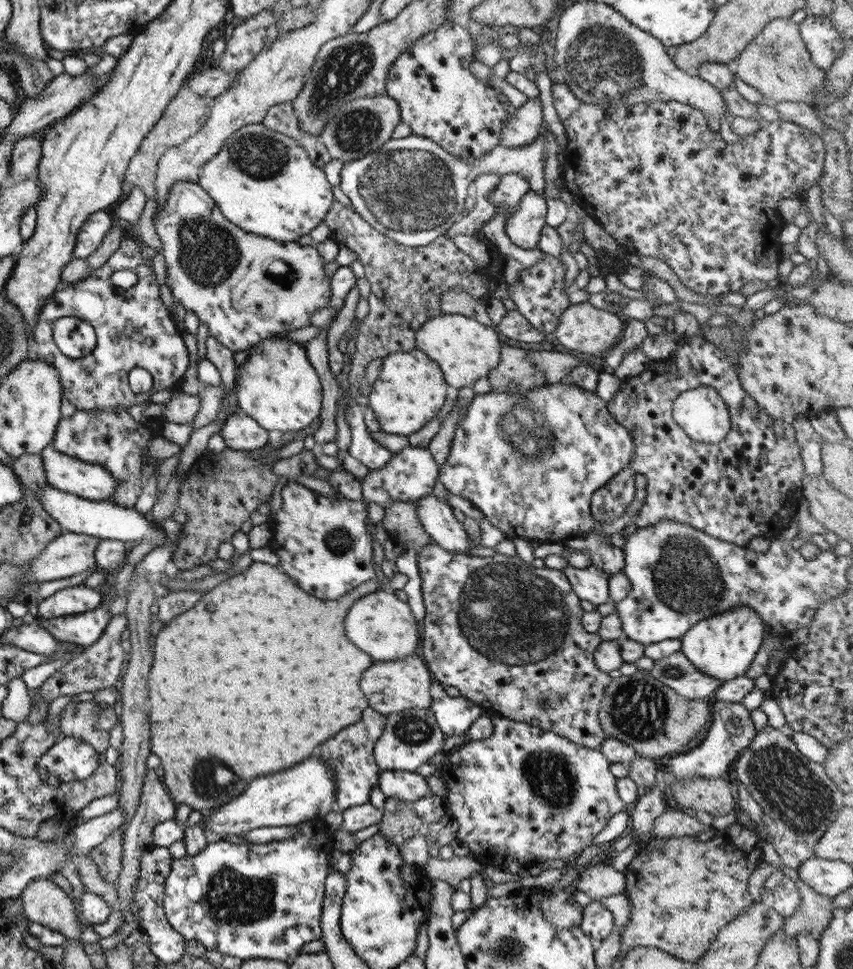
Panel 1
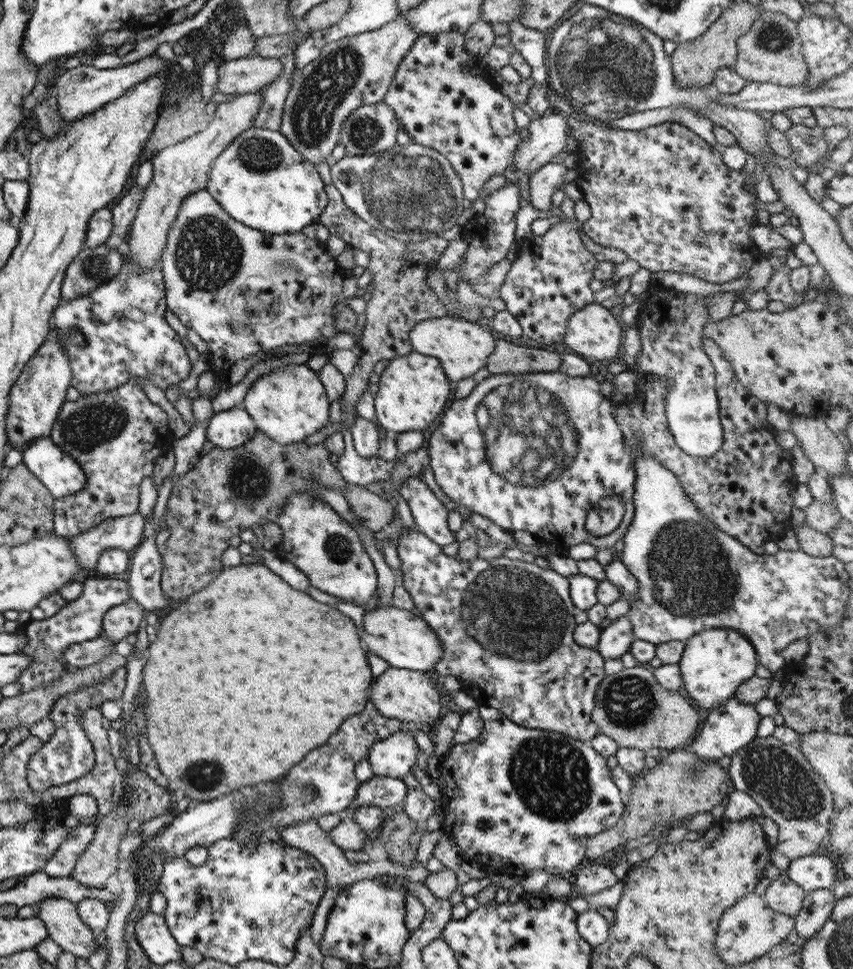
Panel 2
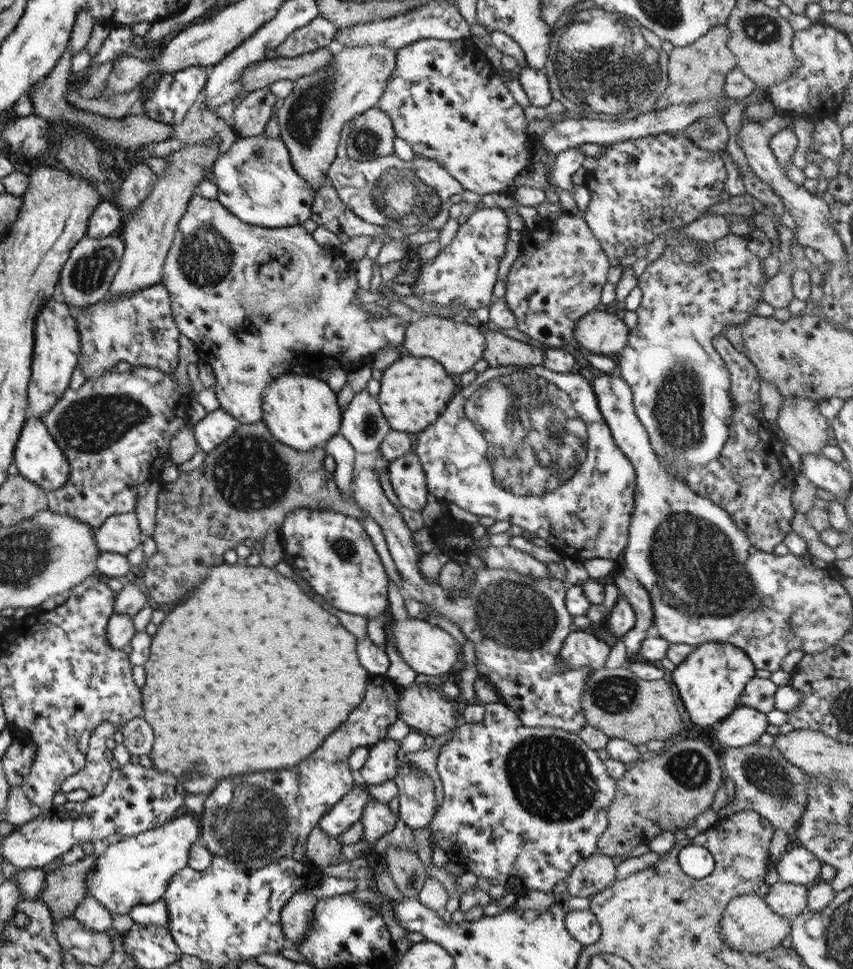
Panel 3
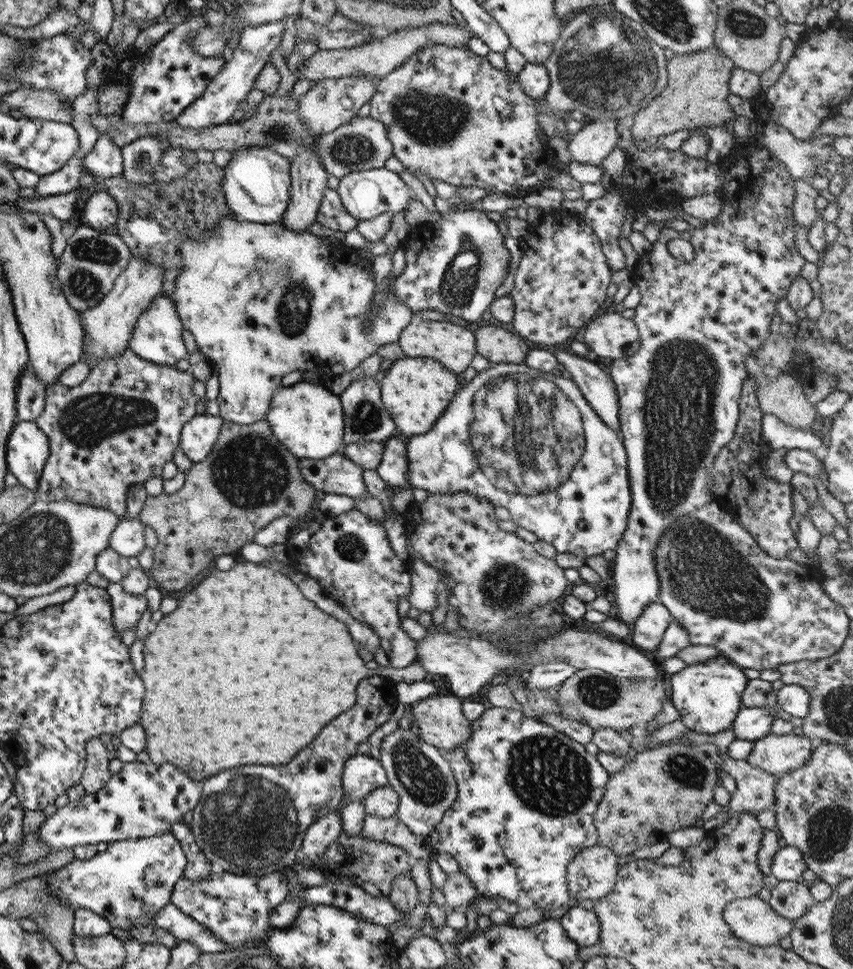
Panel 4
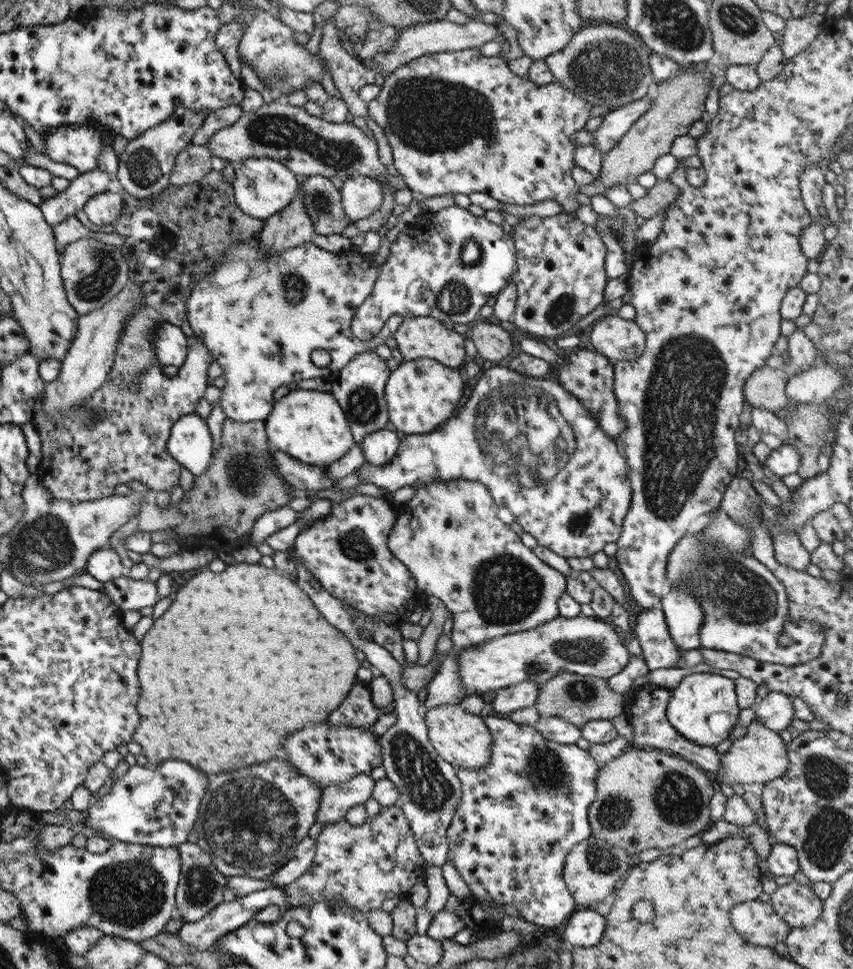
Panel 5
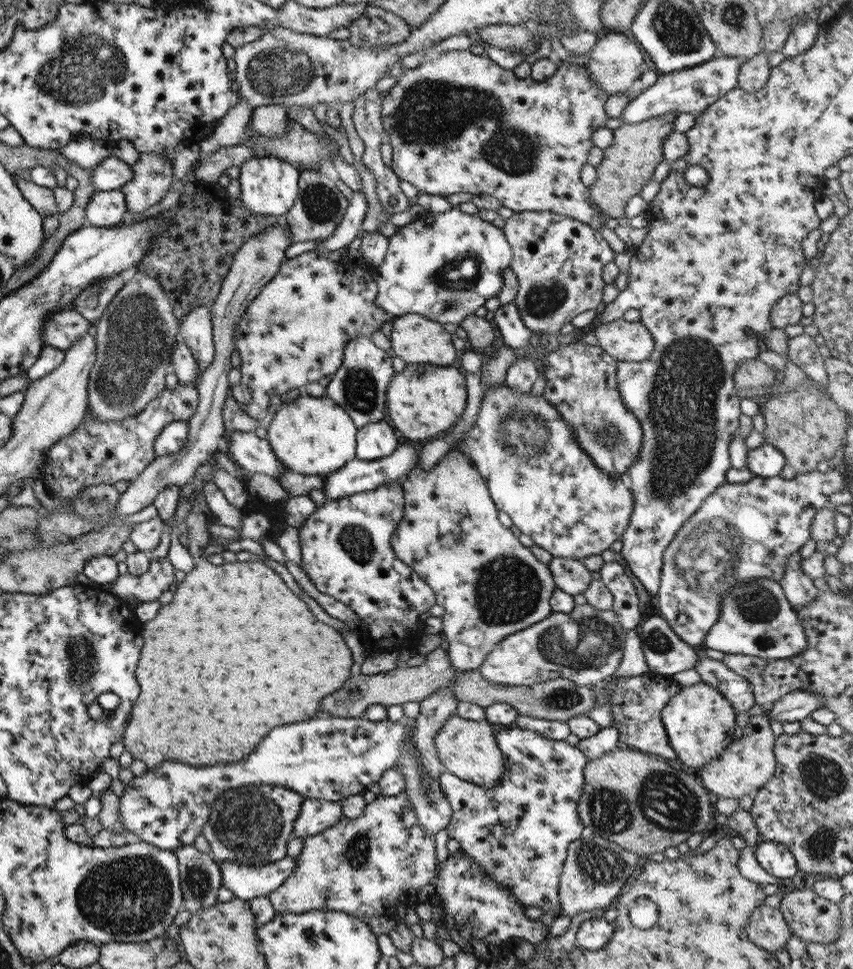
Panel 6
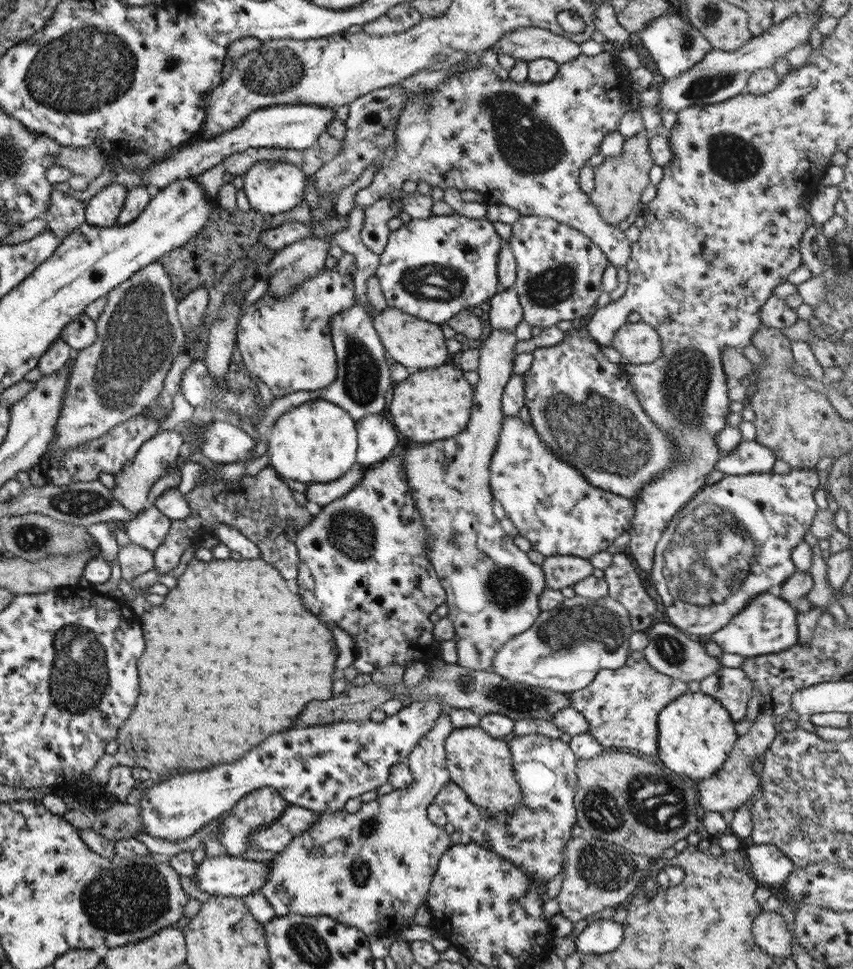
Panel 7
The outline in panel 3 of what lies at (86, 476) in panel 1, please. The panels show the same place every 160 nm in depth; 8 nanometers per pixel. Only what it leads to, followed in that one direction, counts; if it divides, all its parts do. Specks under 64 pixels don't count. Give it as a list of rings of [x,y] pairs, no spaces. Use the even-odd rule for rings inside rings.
[[[40,420],[24,421],[15,443],[12,462],[15,464],[19,475],[36,484],[45,492],[67,485],[67,461],[64,459],[63,453],[57,448],[46,426]]]

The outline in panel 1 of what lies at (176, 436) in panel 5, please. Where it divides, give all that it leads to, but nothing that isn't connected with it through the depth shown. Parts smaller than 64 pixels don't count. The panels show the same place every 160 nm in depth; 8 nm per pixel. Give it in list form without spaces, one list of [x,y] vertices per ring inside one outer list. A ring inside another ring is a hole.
[[[238,411],[225,419],[220,436],[225,447],[236,451],[251,451],[268,443],[267,431]]]

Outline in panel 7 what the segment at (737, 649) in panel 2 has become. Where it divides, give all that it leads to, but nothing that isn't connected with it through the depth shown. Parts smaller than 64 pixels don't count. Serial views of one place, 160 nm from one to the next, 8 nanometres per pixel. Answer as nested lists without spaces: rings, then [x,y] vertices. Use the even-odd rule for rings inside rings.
[[[700,691],[687,692],[659,711],[656,720],[657,754],[652,759],[692,783],[709,778],[721,769],[738,739],[733,724],[728,712],[715,699]]]

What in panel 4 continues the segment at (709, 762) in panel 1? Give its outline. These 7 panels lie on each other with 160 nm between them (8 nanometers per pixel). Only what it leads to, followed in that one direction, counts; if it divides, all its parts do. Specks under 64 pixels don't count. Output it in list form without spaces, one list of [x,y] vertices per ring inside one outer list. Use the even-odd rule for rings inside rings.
[[[741,707],[730,728],[735,734],[735,739],[749,740],[752,743],[769,732],[774,717],[765,707]]]

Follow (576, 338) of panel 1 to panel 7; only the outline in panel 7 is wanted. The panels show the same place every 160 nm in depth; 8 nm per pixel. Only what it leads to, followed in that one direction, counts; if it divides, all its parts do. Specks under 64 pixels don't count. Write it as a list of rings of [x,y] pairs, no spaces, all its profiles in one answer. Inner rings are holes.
[[[640,320],[620,326],[612,334],[611,346],[631,365],[649,364],[661,354],[657,331]]]

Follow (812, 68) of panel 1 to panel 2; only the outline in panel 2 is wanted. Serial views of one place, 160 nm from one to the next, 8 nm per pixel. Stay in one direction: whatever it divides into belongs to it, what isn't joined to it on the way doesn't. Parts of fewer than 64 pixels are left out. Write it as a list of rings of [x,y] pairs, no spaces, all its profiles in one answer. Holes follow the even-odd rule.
[[[762,10],[751,26],[735,41],[736,62],[731,66],[746,82],[771,83],[782,87],[801,85],[807,78],[807,67],[801,54],[796,22],[782,13]]]

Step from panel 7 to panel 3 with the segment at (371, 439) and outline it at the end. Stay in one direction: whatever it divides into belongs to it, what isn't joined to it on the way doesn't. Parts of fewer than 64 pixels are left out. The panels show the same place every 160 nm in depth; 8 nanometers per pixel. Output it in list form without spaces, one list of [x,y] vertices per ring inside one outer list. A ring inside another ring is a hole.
[[[405,453],[388,461],[388,479],[398,501],[409,510],[418,510],[425,504],[428,489],[418,456]]]

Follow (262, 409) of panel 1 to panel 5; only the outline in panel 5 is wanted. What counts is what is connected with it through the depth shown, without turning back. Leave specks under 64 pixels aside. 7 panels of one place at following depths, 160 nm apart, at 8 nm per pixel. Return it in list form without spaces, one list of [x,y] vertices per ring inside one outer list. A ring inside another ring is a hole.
[[[289,390],[272,403],[271,412],[264,420],[264,431],[269,444],[291,458],[313,466],[334,463],[355,444],[343,410],[329,392]]]

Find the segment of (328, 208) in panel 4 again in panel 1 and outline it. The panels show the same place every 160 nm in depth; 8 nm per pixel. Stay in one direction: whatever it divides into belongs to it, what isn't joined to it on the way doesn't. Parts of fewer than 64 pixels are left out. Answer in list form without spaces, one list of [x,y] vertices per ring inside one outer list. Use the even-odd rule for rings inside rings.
[[[335,199],[323,222],[329,229],[329,238],[354,252],[355,259],[359,260],[365,269],[364,278],[370,286],[366,298],[368,311],[362,318],[355,336],[355,352],[348,371],[348,395],[340,397],[340,390],[334,416],[334,443],[338,450],[347,450],[350,443],[350,424],[345,420],[345,411],[355,404],[355,398],[360,394],[359,386],[366,383],[364,373],[367,365],[372,360],[383,359],[393,352],[407,352],[413,349],[415,331],[426,320],[442,314],[440,294],[444,290],[454,288],[467,291],[475,300],[485,304],[488,299],[487,282],[502,278],[501,264],[500,260],[497,260],[498,253],[493,249],[487,249],[492,262],[489,261],[483,268],[478,267],[475,261],[457,249],[445,234],[437,236],[425,246],[409,247],[397,244],[377,232],[352,209],[345,208]]]

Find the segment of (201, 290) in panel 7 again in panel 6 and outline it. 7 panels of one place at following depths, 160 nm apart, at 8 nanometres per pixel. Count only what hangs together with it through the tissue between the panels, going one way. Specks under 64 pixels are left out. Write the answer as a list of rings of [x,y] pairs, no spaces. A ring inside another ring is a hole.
[[[204,305],[193,307],[178,322],[178,337],[196,358],[200,370],[198,380],[202,370],[213,360],[211,325],[208,307]]]

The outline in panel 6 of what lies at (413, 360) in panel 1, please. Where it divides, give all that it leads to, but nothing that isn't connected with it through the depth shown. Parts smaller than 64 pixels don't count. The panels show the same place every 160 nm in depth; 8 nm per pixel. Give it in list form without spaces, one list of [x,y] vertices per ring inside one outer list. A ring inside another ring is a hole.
[[[425,363],[407,364],[405,370],[394,373],[388,382],[386,407],[389,420],[405,439],[428,441],[431,436],[453,427],[465,408],[464,374],[456,364],[437,366]]]

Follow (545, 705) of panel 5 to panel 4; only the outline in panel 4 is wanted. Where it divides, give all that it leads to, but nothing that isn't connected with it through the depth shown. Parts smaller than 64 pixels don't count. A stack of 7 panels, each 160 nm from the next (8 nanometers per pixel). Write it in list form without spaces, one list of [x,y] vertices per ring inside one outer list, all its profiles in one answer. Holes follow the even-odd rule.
[[[588,668],[573,671],[554,691],[556,704],[560,706],[563,716],[588,726],[596,728],[612,728],[614,731],[628,730],[635,724],[650,726],[654,716],[661,710],[665,698],[663,682],[655,679],[645,679],[643,682],[631,683],[625,678],[607,675],[602,670]]]

